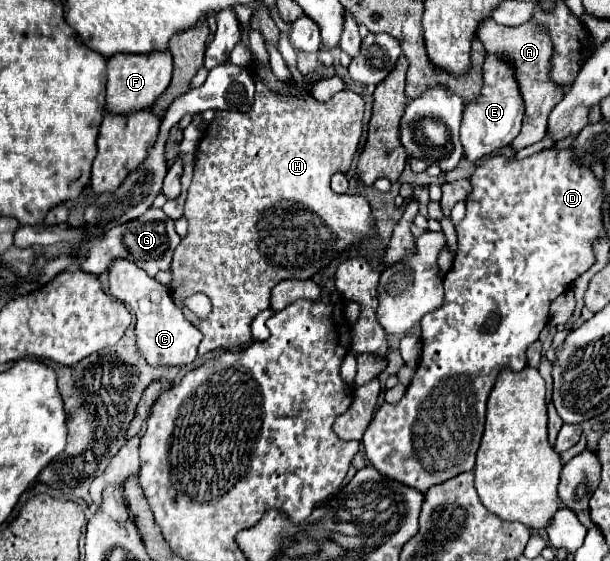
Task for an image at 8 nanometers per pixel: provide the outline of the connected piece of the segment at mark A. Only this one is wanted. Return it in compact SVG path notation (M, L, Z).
M486 19L480 27L478 27L478 39L482 41L484 49L500 59L504 59L506 63L510 63L510 67L514 69L514 77L520 89L520 95L524 99L524 121L522 121L522 131L520 135L514 139L514 143L510 143L512 151L520 151L528 145L538 143L544 135L546 135L546 121L550 111L554 109L554 105L558 103L558 99L562 99L564 91L560 91L550 79L548 79L548 69L550 69L550 57L552 57L552 43L546 35L542 35L542 31L534 29L534 25L520 25L520 27L502 27L498 25L494 19Z

